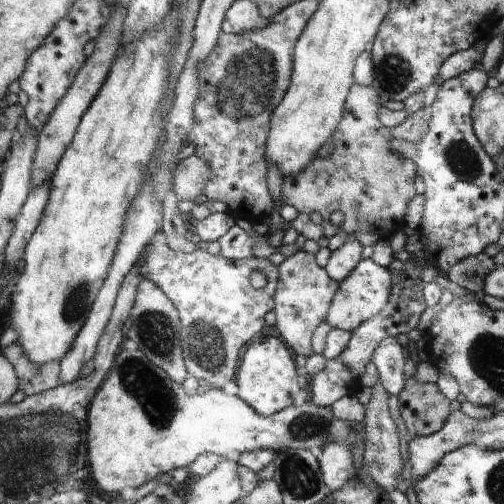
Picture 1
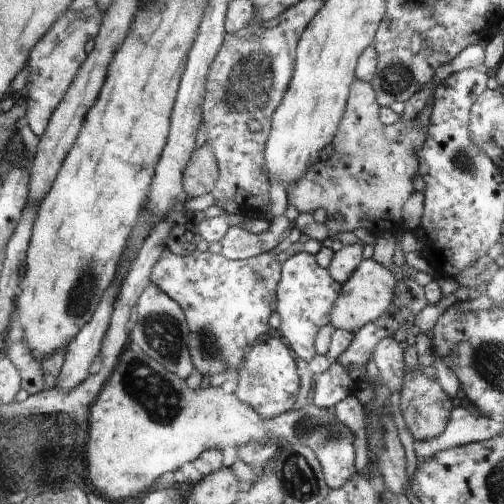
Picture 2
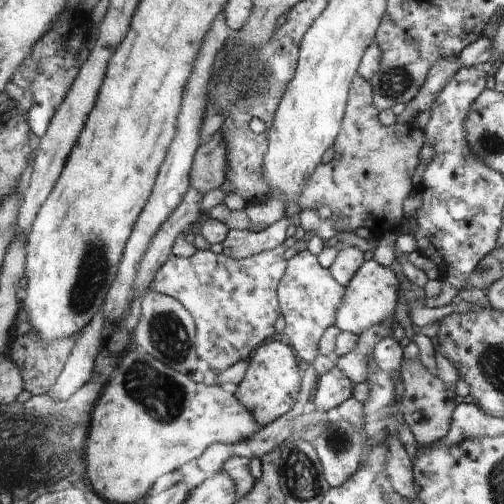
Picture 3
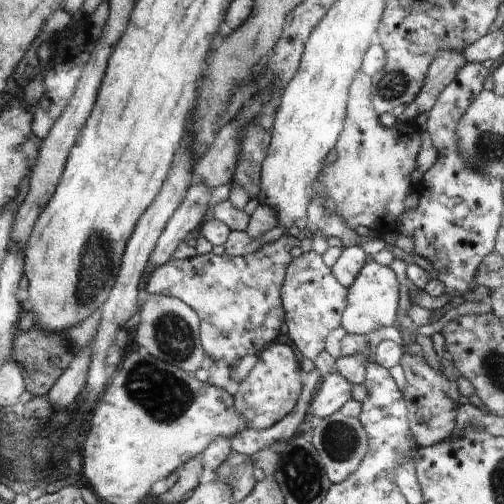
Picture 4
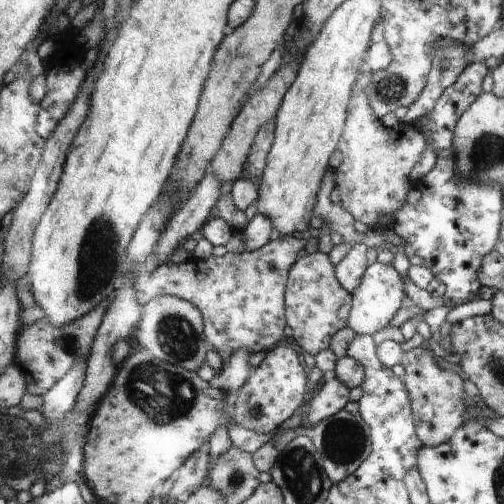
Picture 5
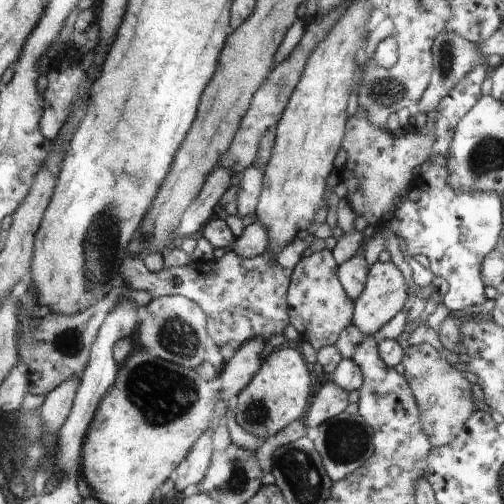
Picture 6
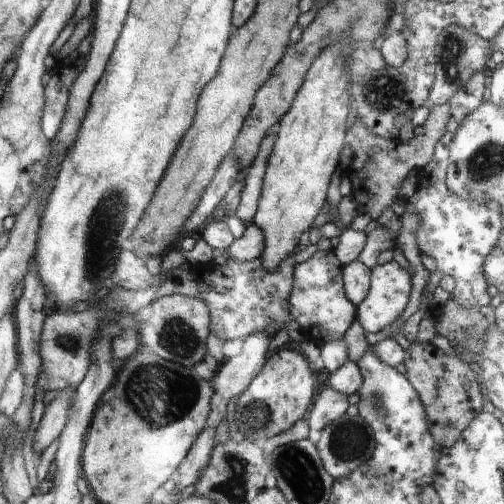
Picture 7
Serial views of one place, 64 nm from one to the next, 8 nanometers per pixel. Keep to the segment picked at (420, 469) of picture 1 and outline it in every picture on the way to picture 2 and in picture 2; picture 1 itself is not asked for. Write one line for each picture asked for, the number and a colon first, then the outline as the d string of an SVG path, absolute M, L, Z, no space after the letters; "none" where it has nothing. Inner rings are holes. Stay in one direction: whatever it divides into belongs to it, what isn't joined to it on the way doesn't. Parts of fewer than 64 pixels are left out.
2: M457 406L453 408L453 416L449 416L449 428L441 432L441 436L423 440L423 442L413 442L413 450L417 458L429 458L435 452L443 452L447 448L459 446L459 444L469 444L469 442L483 442L499 436L503 432L503 424L487 418L473 414L471 410Z

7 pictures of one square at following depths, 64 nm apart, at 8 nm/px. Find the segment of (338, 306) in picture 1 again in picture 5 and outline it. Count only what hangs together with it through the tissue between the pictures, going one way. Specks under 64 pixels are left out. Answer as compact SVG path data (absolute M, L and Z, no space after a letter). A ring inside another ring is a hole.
M381 262L369 264L369 270L365 272L365 280L353 292L353 312L349 318L349 328L357 336L371 336L373 332L385 328L391 316L395 316L395 312L399 310L401 298L403 298L403 284L399 274L393 270L393 266L391 264L385 266Z

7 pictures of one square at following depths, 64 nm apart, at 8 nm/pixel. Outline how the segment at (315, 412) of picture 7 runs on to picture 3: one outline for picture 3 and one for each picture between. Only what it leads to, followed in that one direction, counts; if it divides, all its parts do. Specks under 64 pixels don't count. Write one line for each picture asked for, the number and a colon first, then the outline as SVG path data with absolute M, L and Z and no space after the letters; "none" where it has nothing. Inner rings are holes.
3: M335 364L331 372L319 378L319 388L315 396L315 408L319 412L333 412L337 406L341 406L345 400L353 398L355 382L345 376L345 372Z
4: M331 374L327 376L327 380L323 380L317 396L315 396L315 402L313 402L313 418L317 418L319 422L337 414L345 404L347 400L351 400L351 382L341 376L341 374Z
5: M337 376L333 380L325 380L325 386L313 394L311 404L307 408L307 426L317 426L323 420L329 420L333 416L337 416L339 412L343 412L343 408L347 406L349 398L349 386L345 386Z
6: M329 380L317 394L309 408L305 424L309 428L321 428L329 420L341 416L349 406L349 390L341 388L335 380Z

